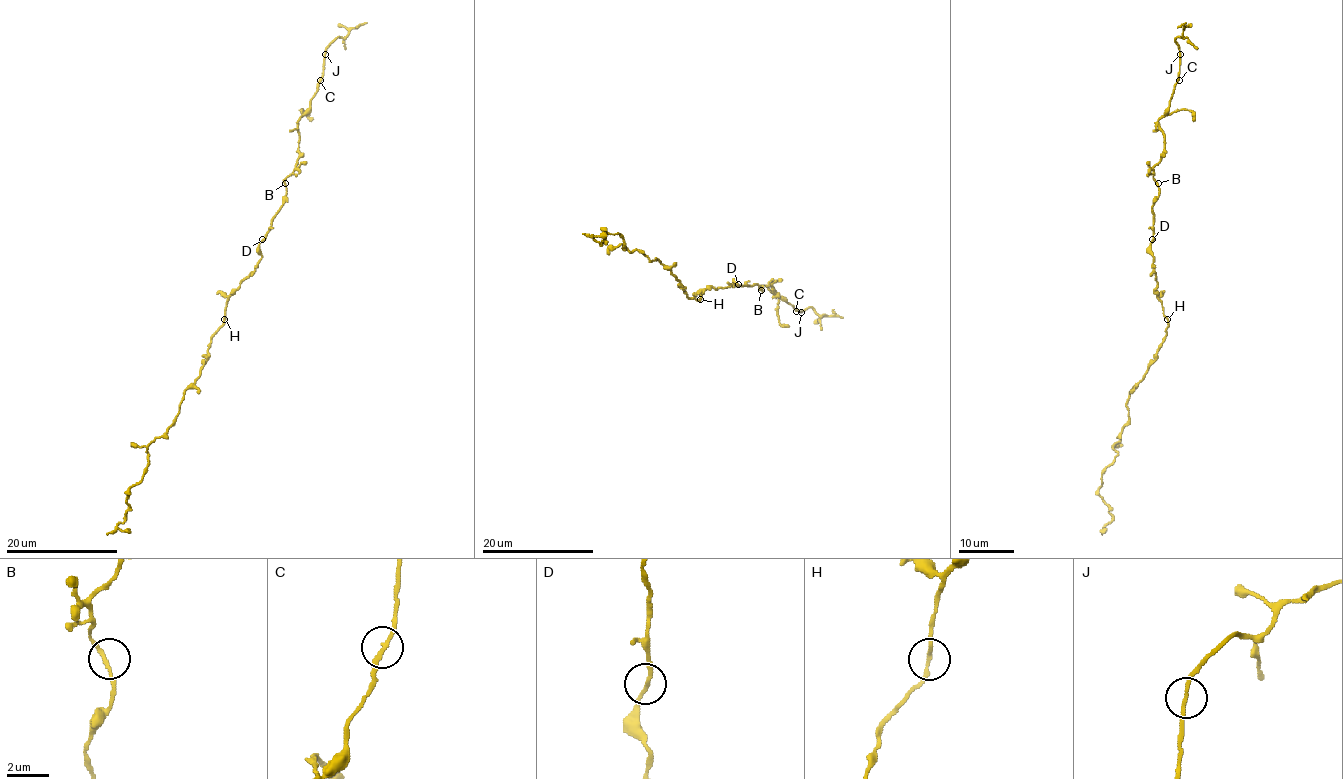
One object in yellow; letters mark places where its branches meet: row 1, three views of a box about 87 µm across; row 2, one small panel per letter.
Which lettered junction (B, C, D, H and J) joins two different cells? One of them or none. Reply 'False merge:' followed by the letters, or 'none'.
False merge: none

